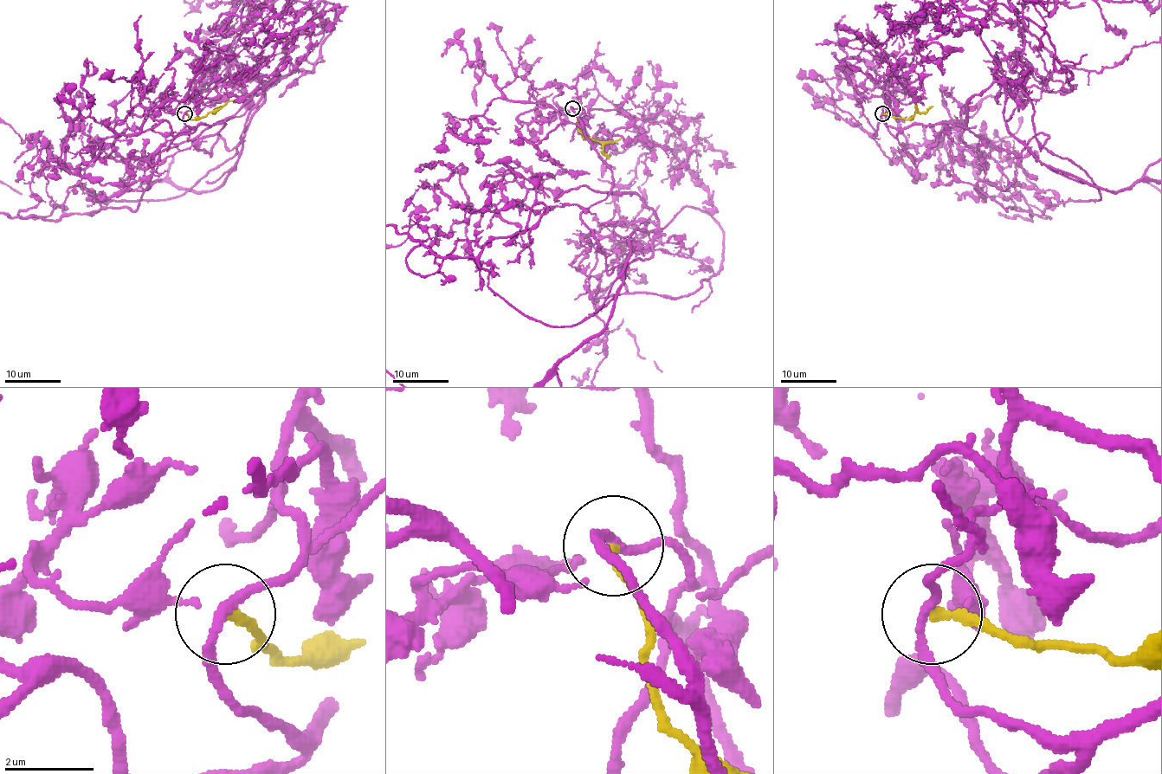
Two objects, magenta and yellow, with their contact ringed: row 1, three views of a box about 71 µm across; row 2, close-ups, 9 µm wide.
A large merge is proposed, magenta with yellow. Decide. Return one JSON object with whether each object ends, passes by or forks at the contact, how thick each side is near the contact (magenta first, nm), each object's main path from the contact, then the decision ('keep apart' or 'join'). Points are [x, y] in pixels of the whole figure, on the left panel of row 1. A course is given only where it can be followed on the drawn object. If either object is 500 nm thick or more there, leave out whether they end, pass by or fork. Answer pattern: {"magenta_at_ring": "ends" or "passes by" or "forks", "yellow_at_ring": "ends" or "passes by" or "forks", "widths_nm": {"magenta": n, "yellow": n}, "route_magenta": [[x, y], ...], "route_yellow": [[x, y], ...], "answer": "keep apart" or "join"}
{"magenta_at_ring": "forks", "yellow_at_ring": "ends", "widths_nm": {"magenta": 160, "yellow": 220}, "route_magenta": [[184, 113], [225, 125], [192, 145], [209, 156], [218, 133], [230, 150], [267, 84], [221, 185], [141, 186]], "route_yellow": [[184, 113], [196, 119], [209, 112], [216, 112], [233, 99]], "answer": "keep apart"}

